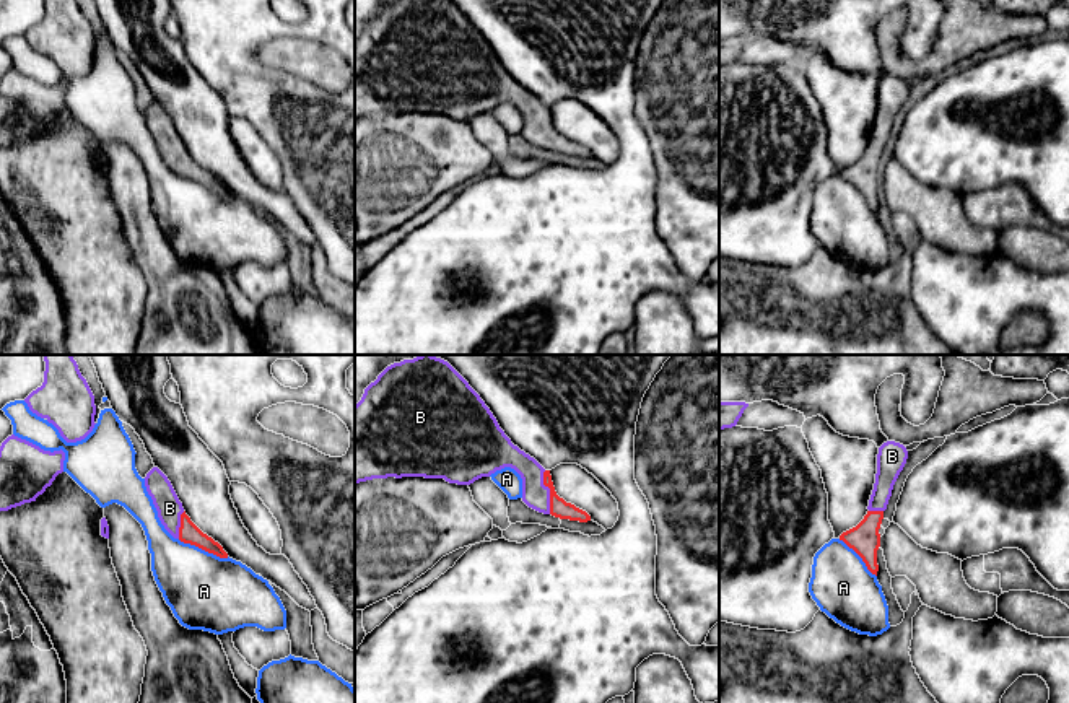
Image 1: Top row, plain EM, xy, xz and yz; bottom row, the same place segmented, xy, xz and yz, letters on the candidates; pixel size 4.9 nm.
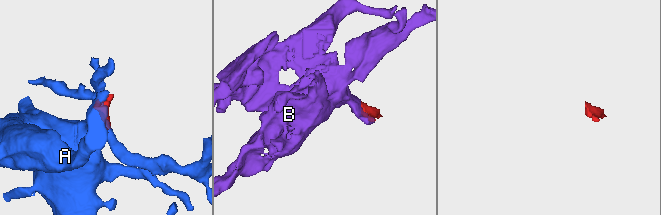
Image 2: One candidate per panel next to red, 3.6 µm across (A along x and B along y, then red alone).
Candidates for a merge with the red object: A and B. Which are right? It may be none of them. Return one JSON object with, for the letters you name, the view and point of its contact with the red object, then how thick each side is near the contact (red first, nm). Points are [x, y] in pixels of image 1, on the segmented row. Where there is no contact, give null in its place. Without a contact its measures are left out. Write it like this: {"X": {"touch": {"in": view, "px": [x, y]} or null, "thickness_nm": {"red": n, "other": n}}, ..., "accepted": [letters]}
{"B": {"touch": {"in": "xz", "px": [550, 492]}, "thickness_nm": {"red": 90, "other": 140}}, "accepted": ["B"]}

